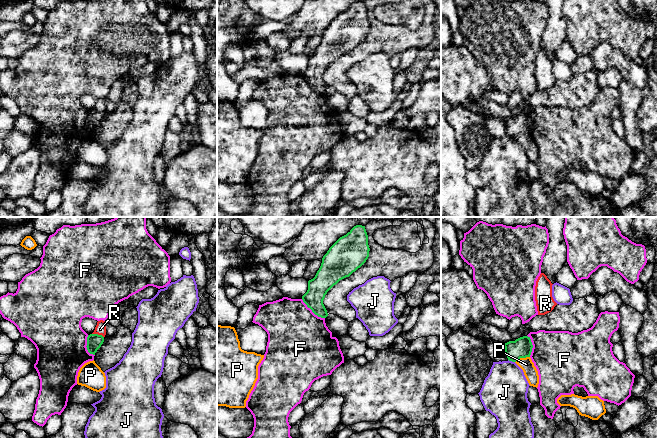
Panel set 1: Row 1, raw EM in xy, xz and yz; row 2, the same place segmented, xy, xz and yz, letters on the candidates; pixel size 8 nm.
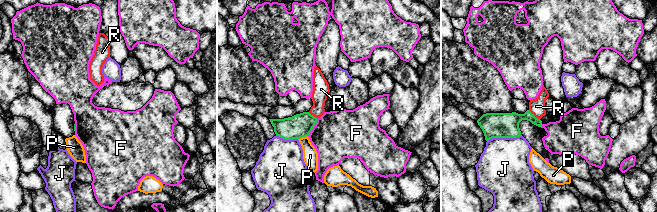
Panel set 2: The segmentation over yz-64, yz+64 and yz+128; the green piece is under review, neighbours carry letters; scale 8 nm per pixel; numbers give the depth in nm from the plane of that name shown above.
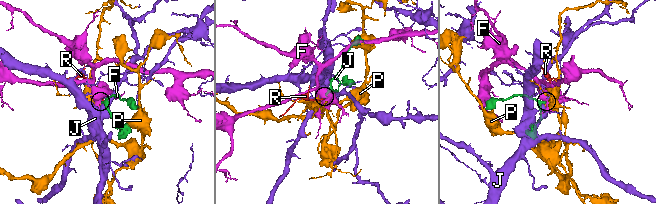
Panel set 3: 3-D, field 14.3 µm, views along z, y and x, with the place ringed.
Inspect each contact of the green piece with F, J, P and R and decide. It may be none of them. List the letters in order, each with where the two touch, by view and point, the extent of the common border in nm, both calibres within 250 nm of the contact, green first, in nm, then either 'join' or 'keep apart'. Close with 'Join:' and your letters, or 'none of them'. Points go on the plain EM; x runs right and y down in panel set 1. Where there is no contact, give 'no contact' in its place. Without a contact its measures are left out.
F: contact xz (312, 87); length 240 nm; calibres 160 and 480 nm; keep apart
J: contact yz (511, 136); length 60 nm; calibres 160 and 360 nm; keep apart
P: contact yz (522, 133); length 130 nm; calibres 160 and 110 nm; keep apart
R: contact xy (97, 110); length 100 nm; calibres 130 and 90 nm; join
Join: R

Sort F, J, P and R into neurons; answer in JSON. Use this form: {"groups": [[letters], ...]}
{"groups": [["F"], ["J"], ["P"], ["R"]]}

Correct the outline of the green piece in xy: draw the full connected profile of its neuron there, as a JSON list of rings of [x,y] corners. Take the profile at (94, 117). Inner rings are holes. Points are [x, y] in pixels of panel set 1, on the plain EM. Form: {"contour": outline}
{"contour": [[[100,96],[97,98],[95,106],[92,110],[87,113],[87,126],[90,130],[95,131],[97,126],[101,123],[104,118],[106,111],[106,97]]]}

